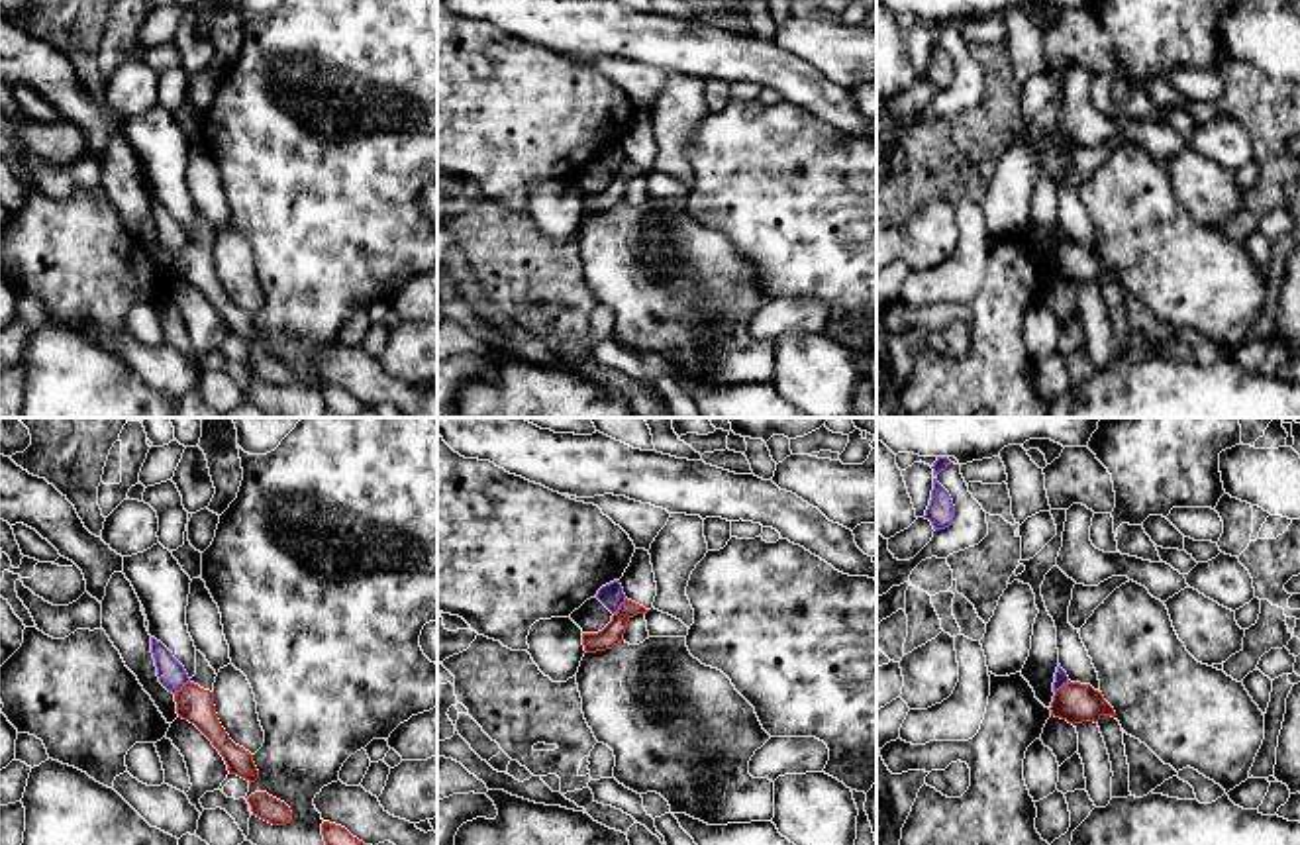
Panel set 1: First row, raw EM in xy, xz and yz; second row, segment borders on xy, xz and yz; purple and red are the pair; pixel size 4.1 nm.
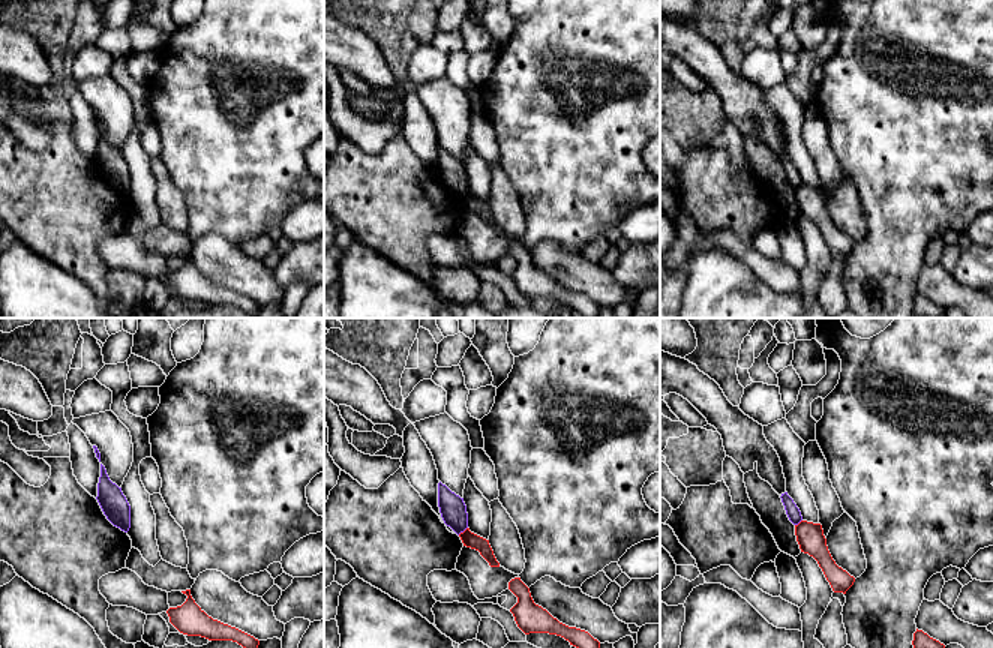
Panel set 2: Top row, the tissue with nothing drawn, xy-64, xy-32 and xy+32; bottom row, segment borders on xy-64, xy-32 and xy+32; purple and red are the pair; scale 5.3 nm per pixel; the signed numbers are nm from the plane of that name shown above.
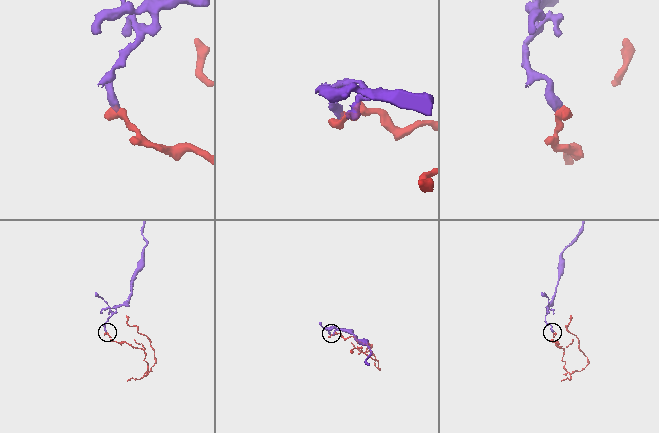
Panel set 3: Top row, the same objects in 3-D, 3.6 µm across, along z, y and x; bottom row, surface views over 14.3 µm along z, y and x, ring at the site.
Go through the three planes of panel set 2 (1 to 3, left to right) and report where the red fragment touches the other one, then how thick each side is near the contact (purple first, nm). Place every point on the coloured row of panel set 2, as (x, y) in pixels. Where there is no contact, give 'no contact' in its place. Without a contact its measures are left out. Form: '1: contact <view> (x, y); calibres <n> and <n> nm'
1: no contact
2: contact xy-32 (462, 531); calibres 140 and 80 nm
3: contact xy+32 (798, 522); calibres 70 and 150 nm

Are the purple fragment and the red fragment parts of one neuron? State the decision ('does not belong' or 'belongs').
does not belong

